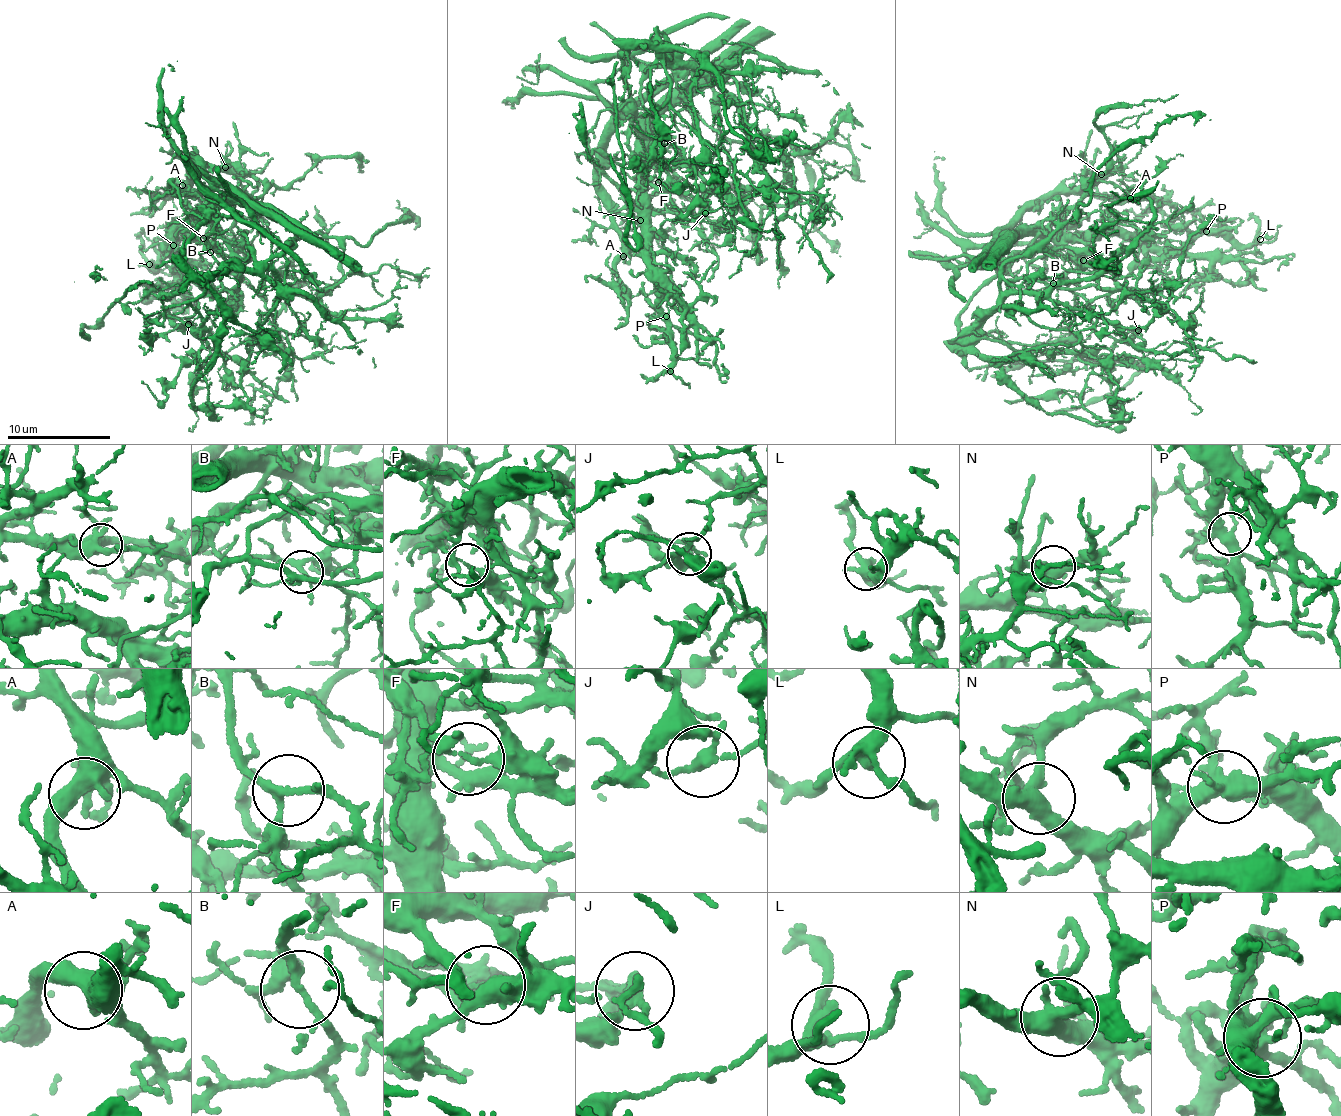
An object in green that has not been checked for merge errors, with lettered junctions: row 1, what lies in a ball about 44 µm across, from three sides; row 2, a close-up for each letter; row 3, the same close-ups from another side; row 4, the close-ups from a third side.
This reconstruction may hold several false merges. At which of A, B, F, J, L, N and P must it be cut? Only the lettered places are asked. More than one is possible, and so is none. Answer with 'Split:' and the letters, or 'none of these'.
Split: F, J, P

